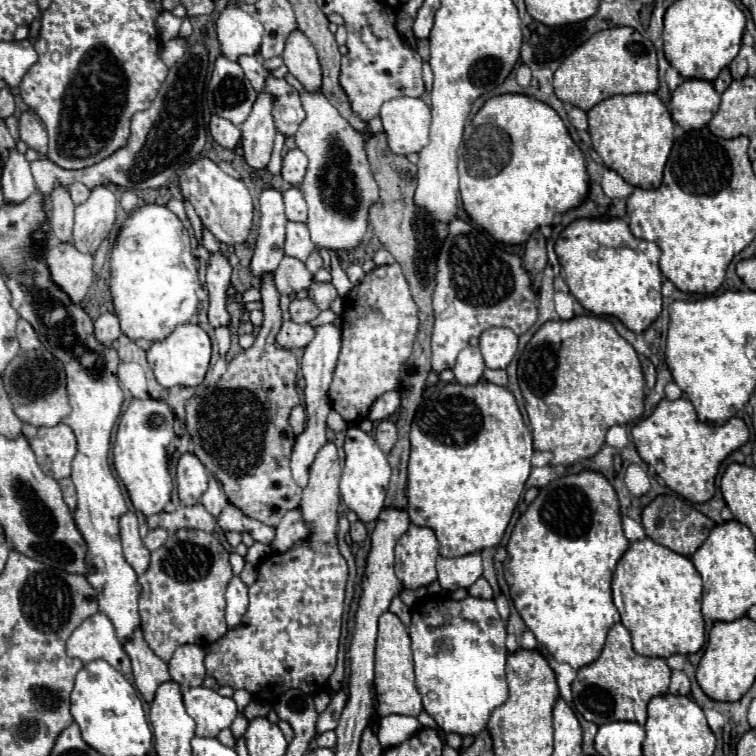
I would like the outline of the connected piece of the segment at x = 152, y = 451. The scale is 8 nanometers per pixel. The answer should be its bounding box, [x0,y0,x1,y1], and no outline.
[114,400,174,516]

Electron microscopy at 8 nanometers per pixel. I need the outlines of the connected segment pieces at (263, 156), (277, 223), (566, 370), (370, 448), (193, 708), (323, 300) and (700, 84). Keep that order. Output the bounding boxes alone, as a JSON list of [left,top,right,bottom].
[[242,92,274,170],[252,188,284,274],[518,314,644,466],[340,426,390,522],[184,686,238,738],[308,282,338,310],[670,78,720,130]]

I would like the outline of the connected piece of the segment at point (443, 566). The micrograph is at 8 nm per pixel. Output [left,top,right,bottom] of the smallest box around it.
[436,552,482,592]

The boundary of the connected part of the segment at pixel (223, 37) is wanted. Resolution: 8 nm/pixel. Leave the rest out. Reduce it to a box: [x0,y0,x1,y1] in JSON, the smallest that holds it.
[216,2,262,60]

